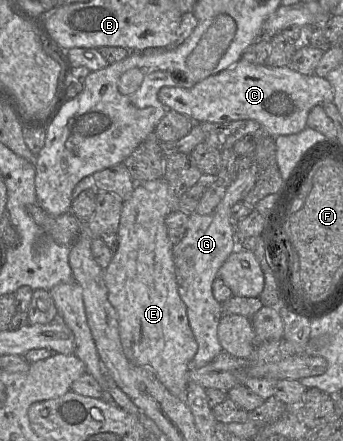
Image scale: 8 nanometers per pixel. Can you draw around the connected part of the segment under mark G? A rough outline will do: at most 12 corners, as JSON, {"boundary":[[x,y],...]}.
{"boundary":[[238,173],[213,213],[190,214],[173,246],[178,293],[198,345],[223,351],[212,285],[238,247],[231,209],[256,183]]}

